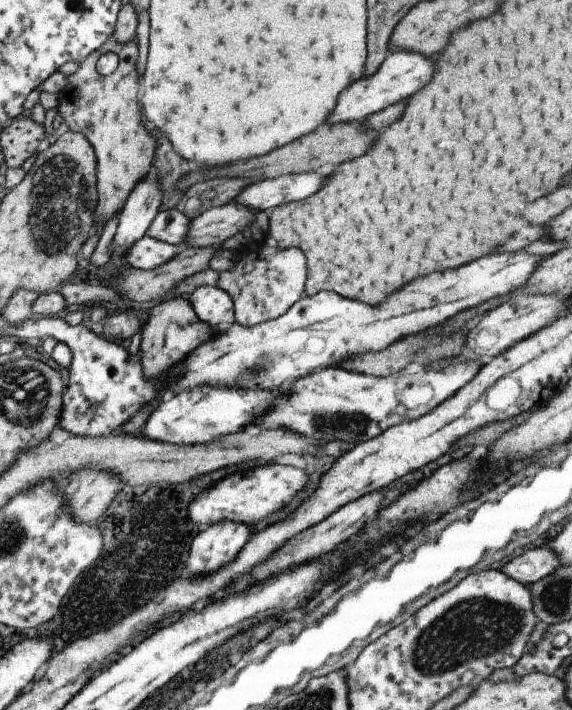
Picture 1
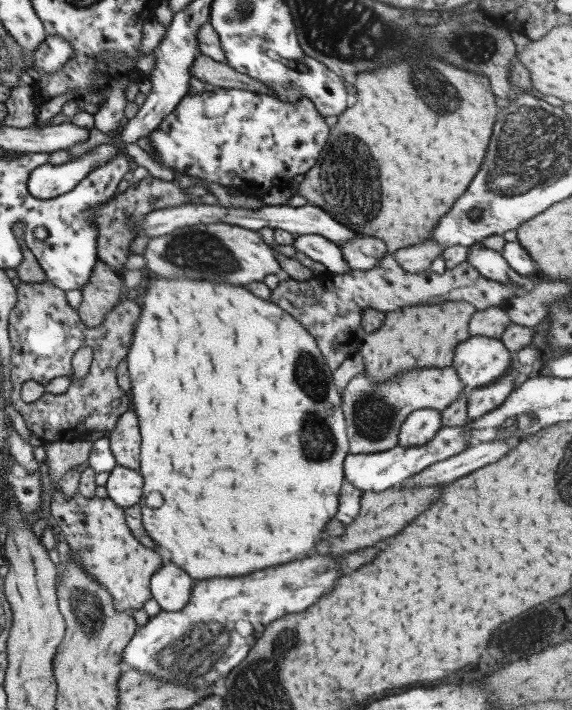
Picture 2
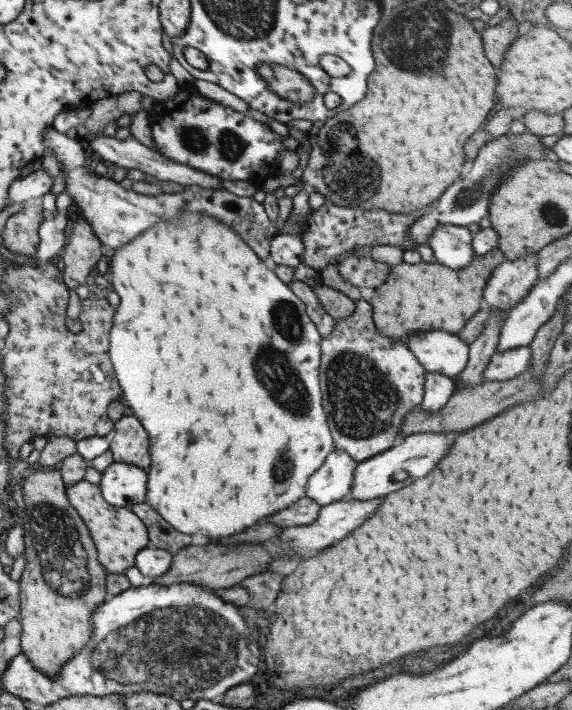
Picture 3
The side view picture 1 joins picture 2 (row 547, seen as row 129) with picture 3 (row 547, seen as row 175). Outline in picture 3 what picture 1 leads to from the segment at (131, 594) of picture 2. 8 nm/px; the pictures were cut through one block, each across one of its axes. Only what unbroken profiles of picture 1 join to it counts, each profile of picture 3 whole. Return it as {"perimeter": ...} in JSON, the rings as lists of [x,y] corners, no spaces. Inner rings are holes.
{"perimeter":[[[82,480],[74,484],[74,486],[67,488],[67,498],[71,506],[76,510],[76,513],[81,517],[81,520],[84,521],[84,524],[88,527],[89,534],[97,549],[97,558],[108,573],[124,574],[130,566],[135,566],[136,554],[138,554],[142,548],[151,546],[146,525],[140,520],[140,517],[136,516],[131,509],[114,507],[112,504],[108,504],[102,497],[98,485],[90,484],[90,482]]]}

